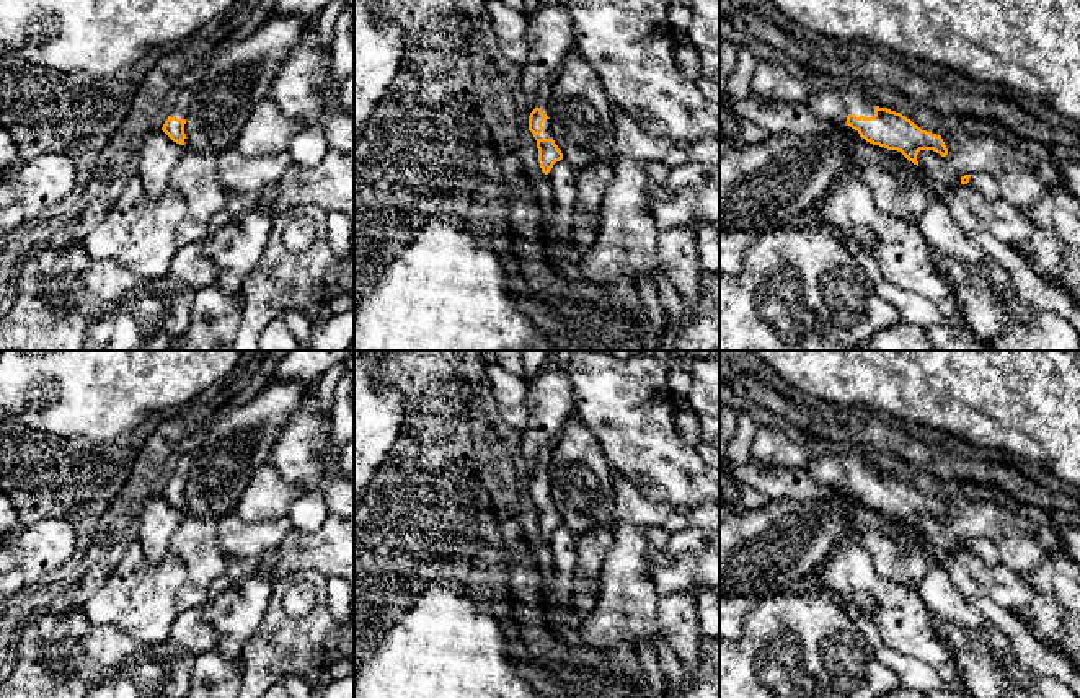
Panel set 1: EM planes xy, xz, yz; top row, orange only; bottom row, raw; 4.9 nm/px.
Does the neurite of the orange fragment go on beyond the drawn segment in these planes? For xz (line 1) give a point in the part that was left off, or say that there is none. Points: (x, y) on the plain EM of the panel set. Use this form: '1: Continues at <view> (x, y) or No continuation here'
1: Continues at xz (544, 459)

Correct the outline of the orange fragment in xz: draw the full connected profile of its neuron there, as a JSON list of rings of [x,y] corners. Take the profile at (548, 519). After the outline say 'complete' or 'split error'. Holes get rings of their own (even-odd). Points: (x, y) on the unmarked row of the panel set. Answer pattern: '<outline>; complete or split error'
[[[555,437],[550,444],[542,447],[535,475],[529,481],[529,496],[533,499],[538,514],[538,528],[545,540],[550,538],[553,530],[563,525],[563,519],[551,502],[551,488],[548,483],[550,478],[550,457],[558,444]]]; split error

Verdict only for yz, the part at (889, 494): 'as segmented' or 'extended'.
extended

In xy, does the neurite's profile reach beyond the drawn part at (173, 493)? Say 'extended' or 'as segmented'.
extended

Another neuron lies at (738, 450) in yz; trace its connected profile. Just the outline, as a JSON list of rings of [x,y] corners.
[[[737,413],[737,424],[734,437],[726,450],[726,458],[734,463],[746,463],[750,460],[750,448],[754,444],[754,435],[757,432],[757,424],[747,413]]]

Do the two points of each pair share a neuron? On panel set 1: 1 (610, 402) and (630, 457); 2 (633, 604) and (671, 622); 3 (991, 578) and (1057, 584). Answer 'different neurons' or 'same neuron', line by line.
1: same neuron
2: different neurons
3: different neurons

